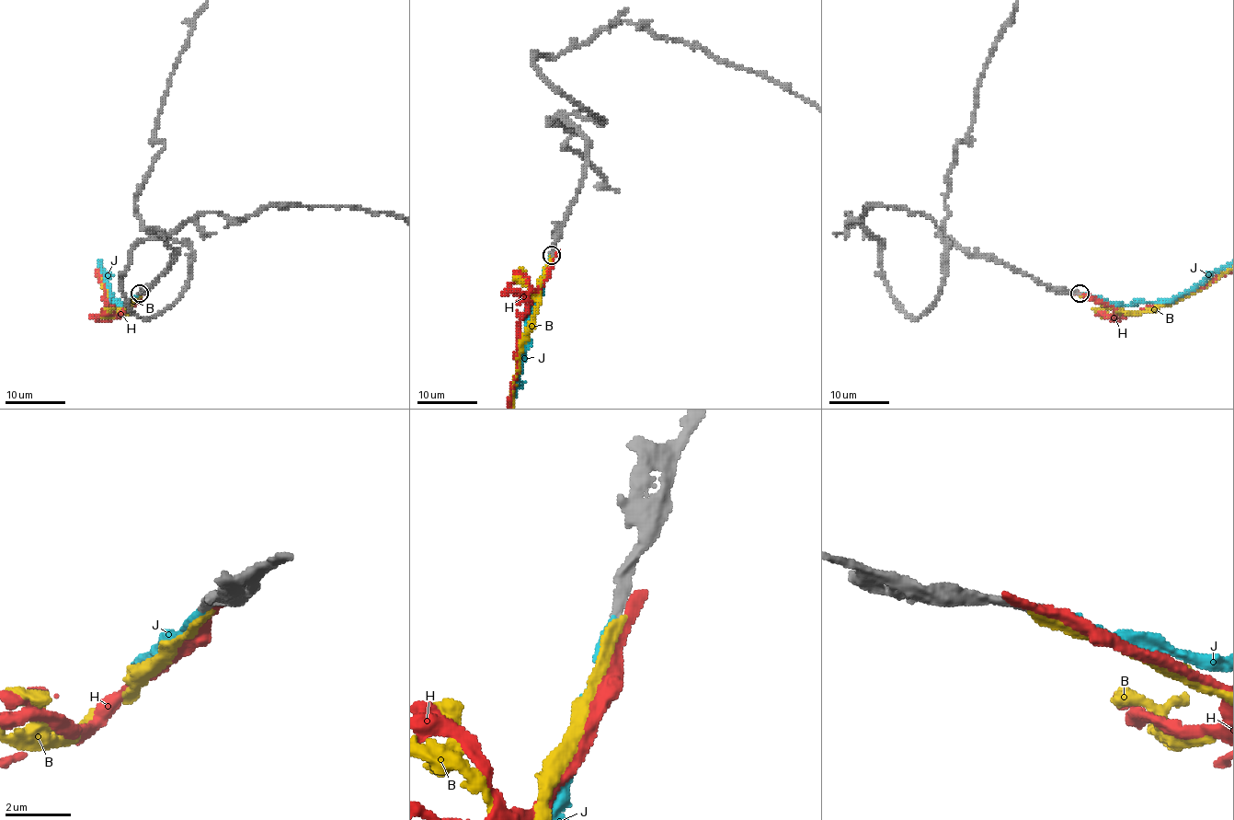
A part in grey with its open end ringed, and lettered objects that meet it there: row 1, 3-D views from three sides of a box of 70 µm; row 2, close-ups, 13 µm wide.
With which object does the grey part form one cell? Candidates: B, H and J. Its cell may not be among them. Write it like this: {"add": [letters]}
{"add": ["J"]}

